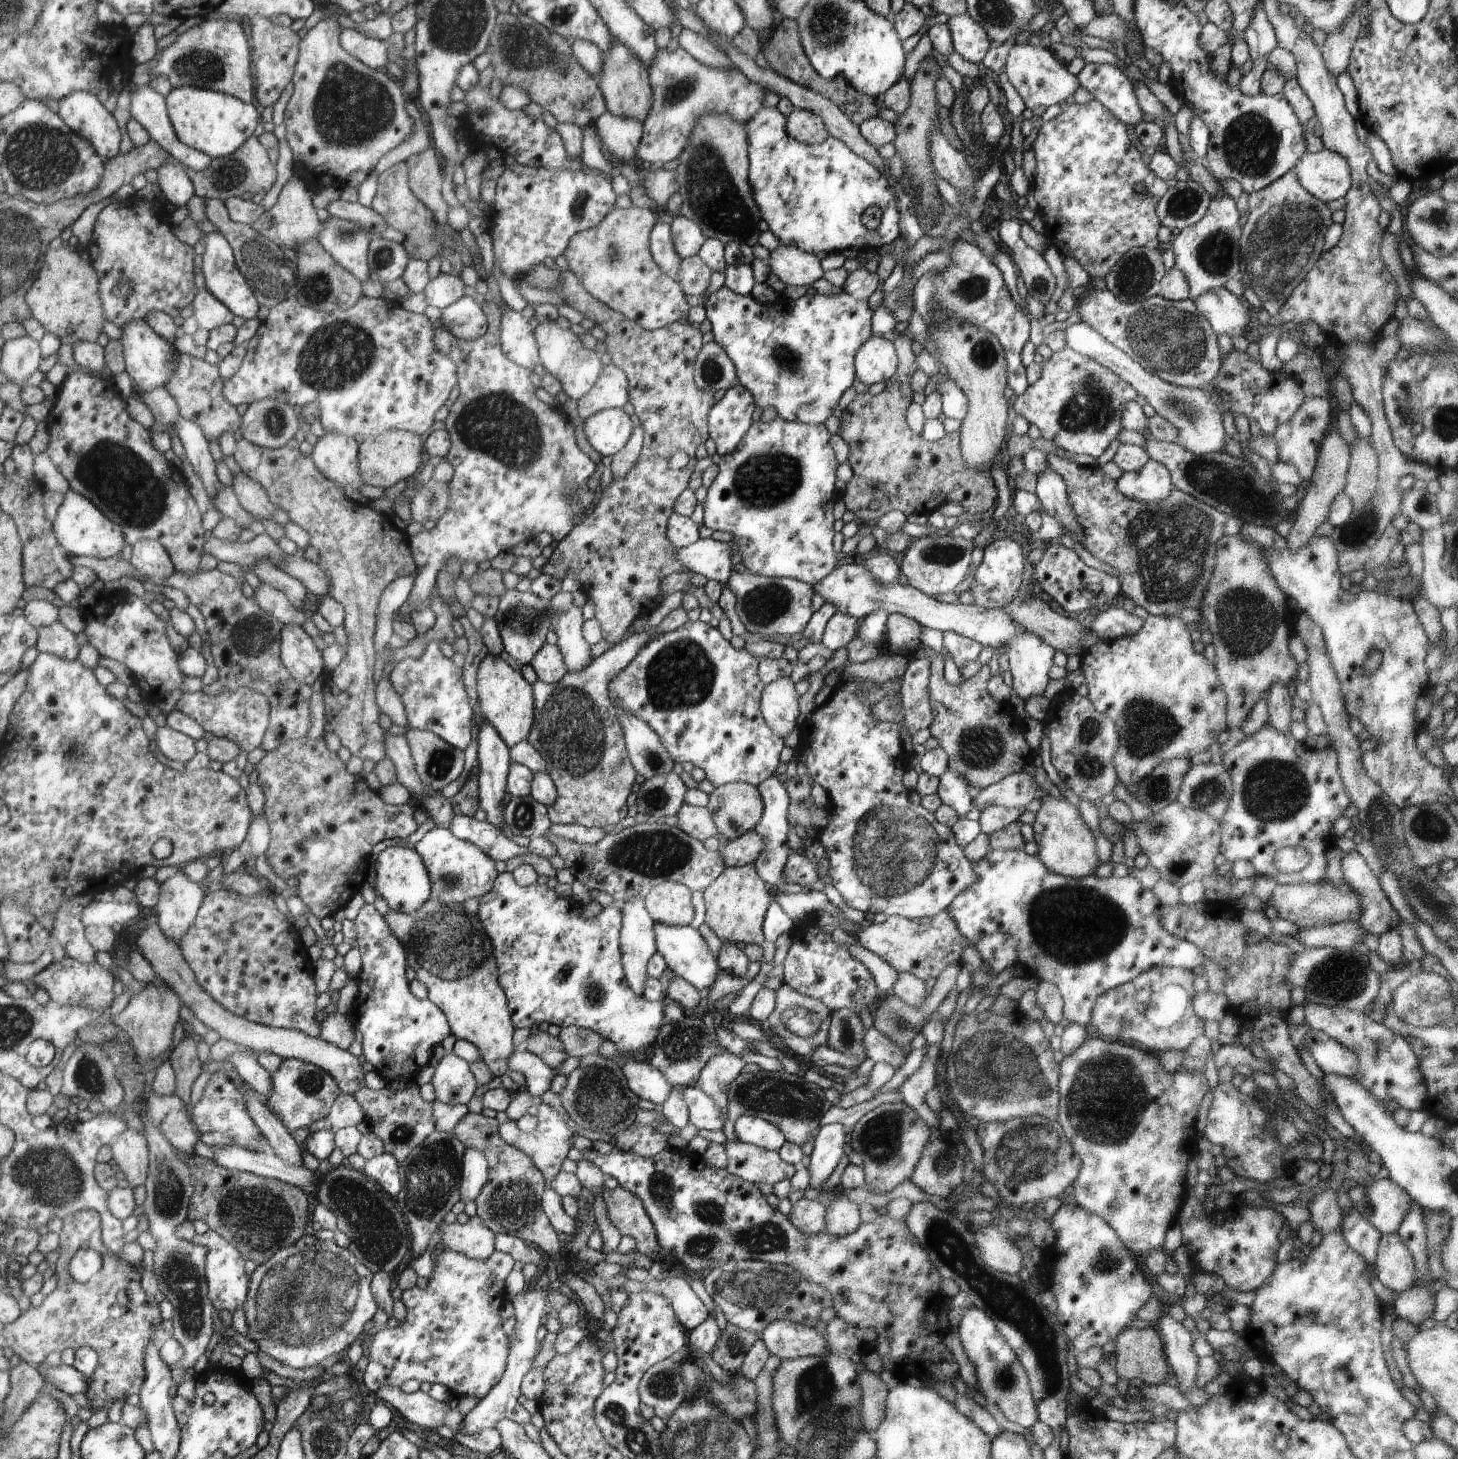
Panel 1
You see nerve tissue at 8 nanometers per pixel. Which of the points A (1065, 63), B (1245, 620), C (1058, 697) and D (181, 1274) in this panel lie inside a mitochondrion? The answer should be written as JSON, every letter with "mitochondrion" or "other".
{"A":"other","B":"mitochondrion","C":"other","D":"mitochondrion"}

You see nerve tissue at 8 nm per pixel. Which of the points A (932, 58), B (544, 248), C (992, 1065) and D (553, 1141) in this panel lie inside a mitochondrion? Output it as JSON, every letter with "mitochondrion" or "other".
{"A":"other","B":"other","C":"mitochondrion","D":"other"}

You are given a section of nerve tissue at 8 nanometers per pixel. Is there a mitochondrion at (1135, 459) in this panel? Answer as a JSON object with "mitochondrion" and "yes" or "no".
{"mitochondrion":"no"}

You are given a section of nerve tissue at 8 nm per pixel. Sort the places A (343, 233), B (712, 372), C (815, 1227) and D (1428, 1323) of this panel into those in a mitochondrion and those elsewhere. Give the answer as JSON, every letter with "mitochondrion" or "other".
{"A":"mitochondrion","B":"mitochondrion","C":"other","D":"other"}

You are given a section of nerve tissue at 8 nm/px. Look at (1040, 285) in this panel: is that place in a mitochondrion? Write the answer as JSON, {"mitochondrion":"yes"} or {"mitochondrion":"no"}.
{"mitochondrion":"yes"}

